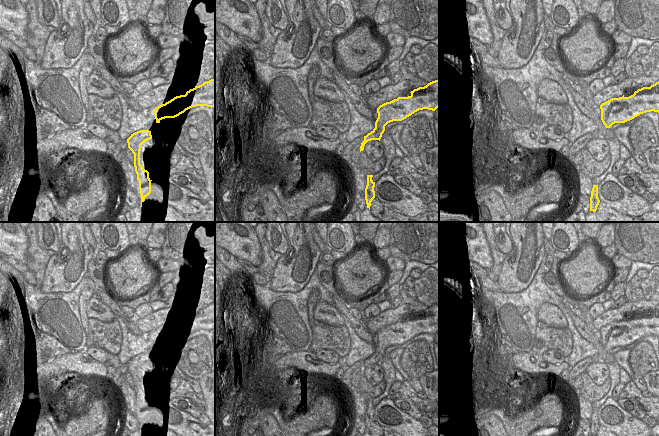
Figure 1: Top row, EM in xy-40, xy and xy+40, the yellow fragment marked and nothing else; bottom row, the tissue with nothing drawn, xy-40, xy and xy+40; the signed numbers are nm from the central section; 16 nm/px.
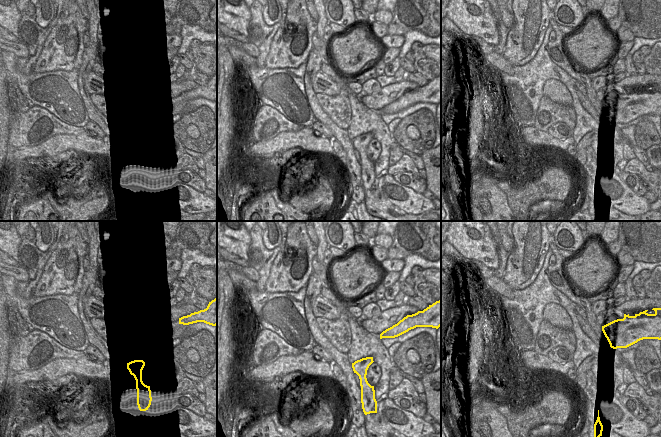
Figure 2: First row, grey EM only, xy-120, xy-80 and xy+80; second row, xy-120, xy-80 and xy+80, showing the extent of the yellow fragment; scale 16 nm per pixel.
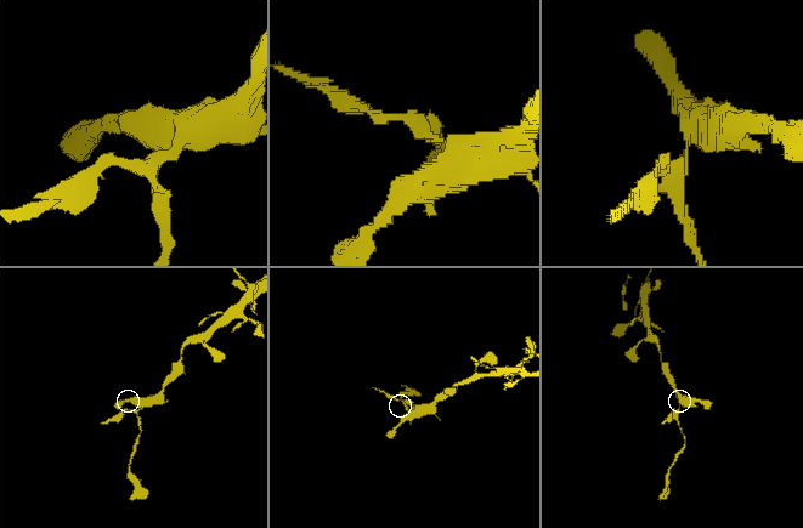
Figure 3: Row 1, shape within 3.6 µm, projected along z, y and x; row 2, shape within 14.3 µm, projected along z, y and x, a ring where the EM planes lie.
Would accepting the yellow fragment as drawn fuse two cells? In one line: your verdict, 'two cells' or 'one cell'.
two cells

